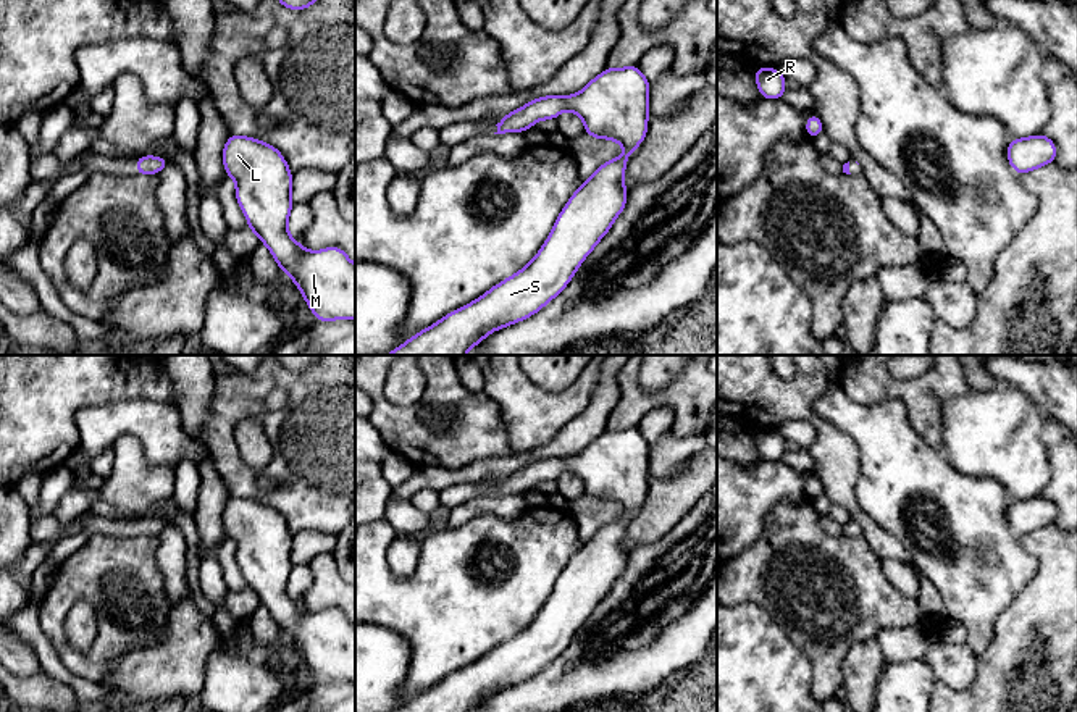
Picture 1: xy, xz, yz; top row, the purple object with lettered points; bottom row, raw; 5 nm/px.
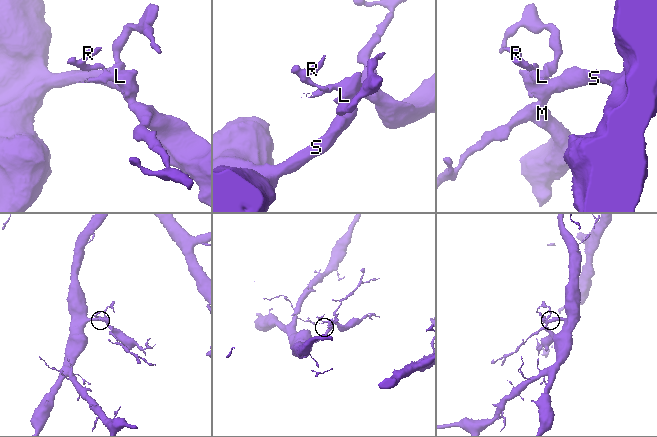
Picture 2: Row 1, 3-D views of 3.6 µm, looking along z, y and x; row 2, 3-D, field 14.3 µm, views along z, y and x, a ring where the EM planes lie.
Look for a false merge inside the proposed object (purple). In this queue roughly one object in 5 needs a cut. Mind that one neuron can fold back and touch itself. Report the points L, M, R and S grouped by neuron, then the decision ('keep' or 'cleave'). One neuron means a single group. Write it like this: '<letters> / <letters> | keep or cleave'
L M R S | keep

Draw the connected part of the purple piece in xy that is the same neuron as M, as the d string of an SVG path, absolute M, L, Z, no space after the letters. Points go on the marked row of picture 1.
M231 134L223 149L226 176L236 181L236 199L249 221L249 229L268 247L284 274L289 274L304 294L316 321L355 320L355 265L336 245L318 252L307 250L287 232L292 171L283 153L258 139Z

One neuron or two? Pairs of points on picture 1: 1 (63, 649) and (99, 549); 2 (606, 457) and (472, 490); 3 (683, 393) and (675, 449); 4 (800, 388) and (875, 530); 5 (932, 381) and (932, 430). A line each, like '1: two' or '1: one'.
1: one
2: one
3: two
4: one
5: one

